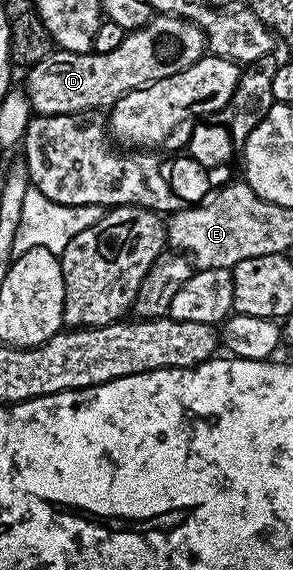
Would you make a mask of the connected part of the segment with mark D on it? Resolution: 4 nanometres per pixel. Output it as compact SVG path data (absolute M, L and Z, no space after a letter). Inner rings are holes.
M165 16L151 17L150 23L143 26L141 30L131 30L127 33L126 39L120 44L120 48L115 48L112 52L104 52L103 54L96 54L89 52L86 54L70 54L66 50L55 49L48 56L44 56L44 60L40 60L35 66L29 67L25 71L26 83L24 83L24 89L26 91L27 98L30 99L30 108L35 115L47 114L48 116L56 116L57 114L75 114L76 112L84 112L85 110L101 111L103 108L109 108L114 105L116 100L120 100L128 92L133 90L139 90L145 86L152 85L156 80L164 80L168 76L176 76L176 72L184 72L184 68L192 68L192 64L196 64L207 53L206 48L206 35L199 26L194 22L189 22L183 18L167 18Z

